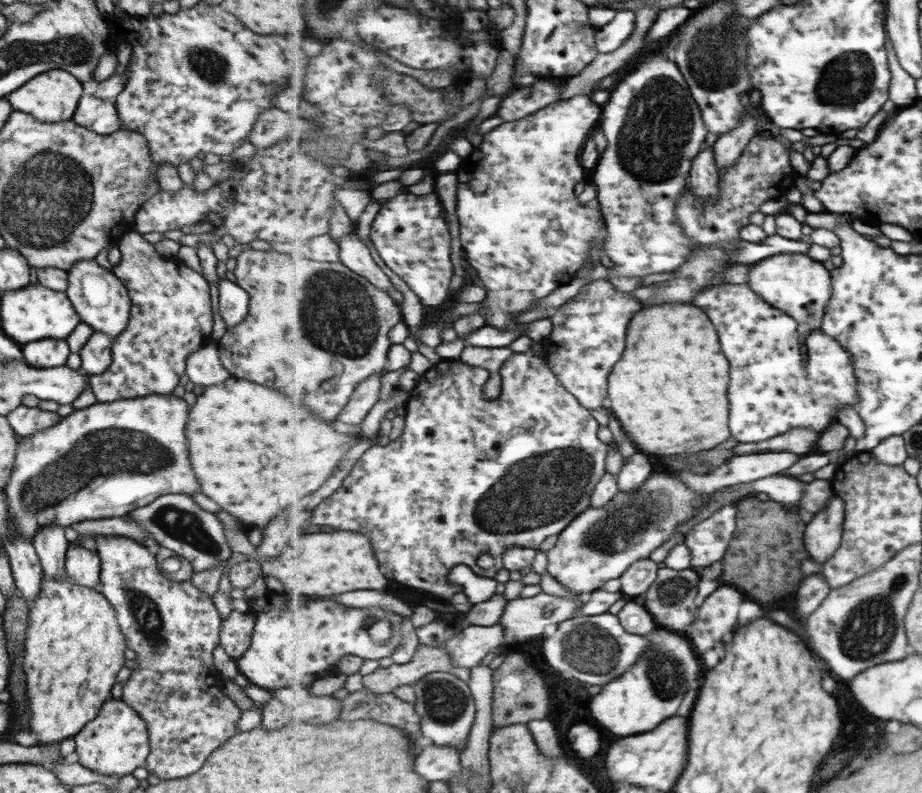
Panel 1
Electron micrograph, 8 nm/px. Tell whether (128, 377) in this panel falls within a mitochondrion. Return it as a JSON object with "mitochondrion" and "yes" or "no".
{"mitochondrion":"no"}

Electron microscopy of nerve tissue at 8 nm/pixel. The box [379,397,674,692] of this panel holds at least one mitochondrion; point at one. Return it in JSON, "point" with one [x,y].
{"point":[538,493]}

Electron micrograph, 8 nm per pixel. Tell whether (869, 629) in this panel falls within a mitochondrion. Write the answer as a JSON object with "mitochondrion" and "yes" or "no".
{"mitochondrion":"yes"}

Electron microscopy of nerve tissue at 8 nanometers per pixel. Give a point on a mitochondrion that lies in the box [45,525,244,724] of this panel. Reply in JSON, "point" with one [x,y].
{"point":[147,616]}

